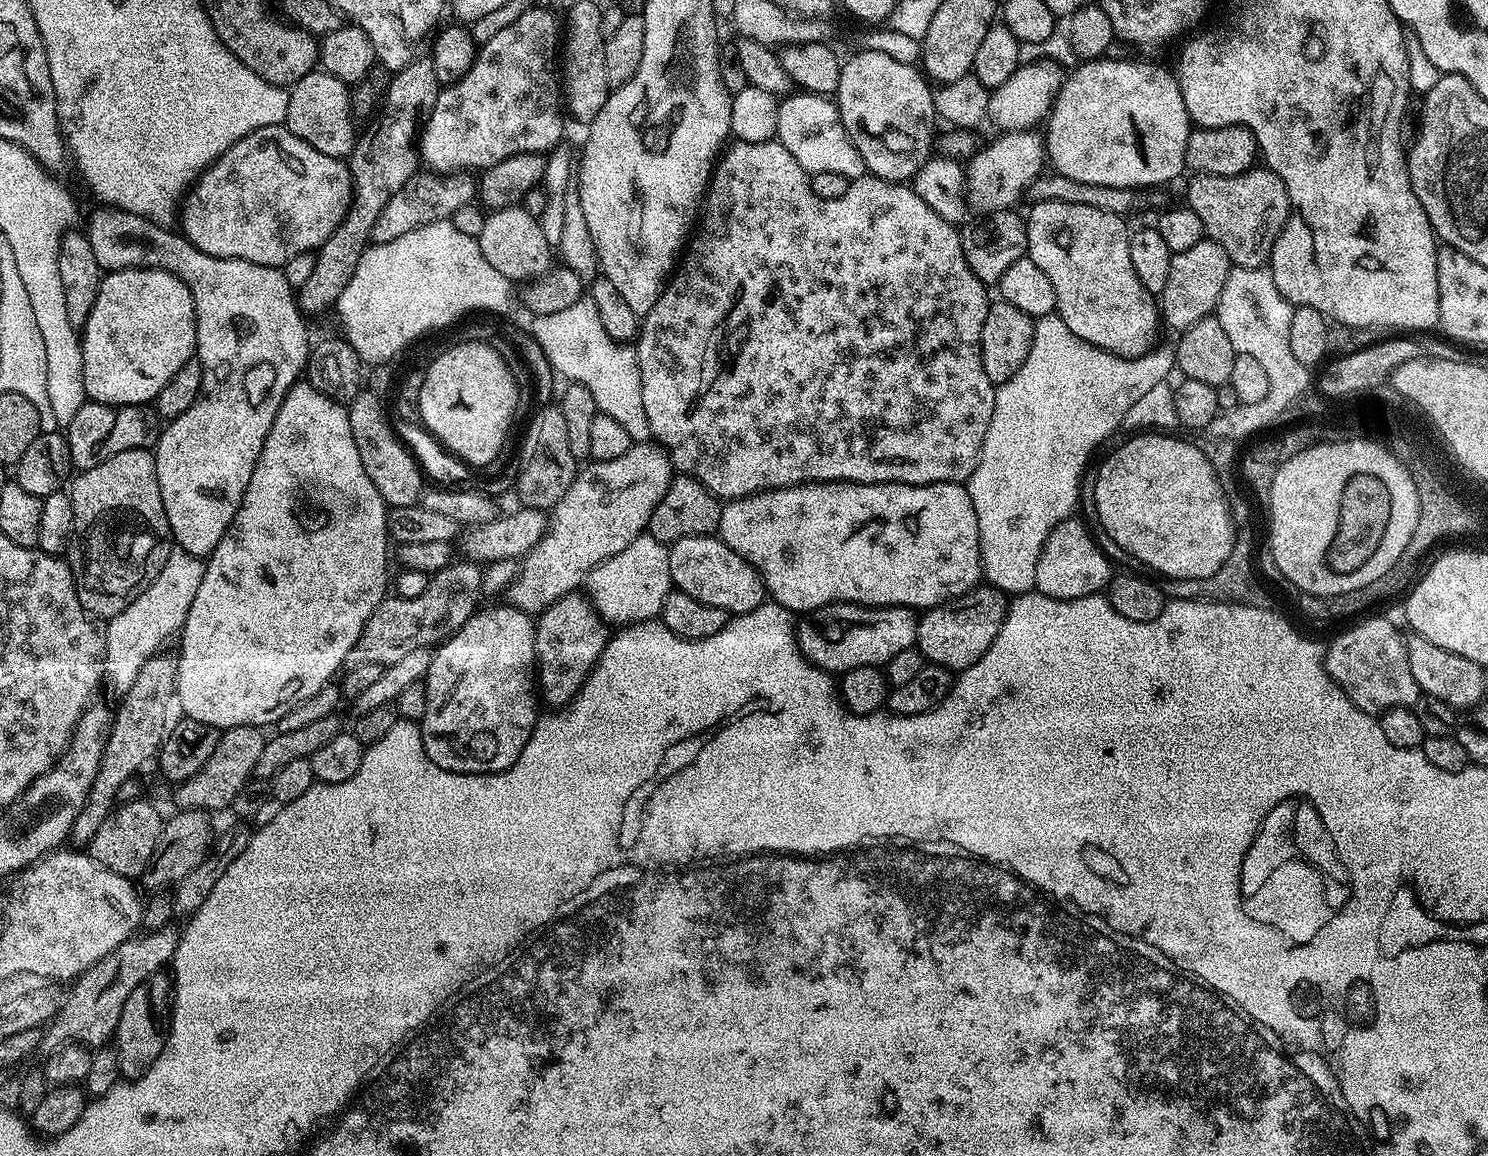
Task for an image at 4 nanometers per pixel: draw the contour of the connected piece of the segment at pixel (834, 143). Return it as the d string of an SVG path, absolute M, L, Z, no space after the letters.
M800 90L795 94L797 96L788 94L780 100L776 134L780 144L794 154L798 166L802 166L809 174L831 170L833 174L842 174L850 182L865 175L862 154L854 142L850 142L835 103L829 97L818 96L814 92Z

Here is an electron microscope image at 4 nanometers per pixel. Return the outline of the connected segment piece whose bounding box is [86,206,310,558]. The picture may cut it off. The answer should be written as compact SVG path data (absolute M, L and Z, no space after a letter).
M99 206L100 208L96 208L92 213L88 216L88 228L86 227L86 235L88 241L90 242L91 248L94 249L94 258L98 261L98 266L105 273L109 272L117 272L118 270L122 270L123 268L161 268L162 270L166 270L170 274L174 274L180 279L184 285L186 285L189 290L192 292L192 297L194 298L194 310L196 311L196 355L195 359L199 360L200 365L202 366L202 386L200 387L200 393L198 394L198 398L194 398L194 406L190 406L190 410L186 410L186 414L178 414L178 418L174 418L173 420L167 421L163 425L160 441L156 444L154 449L154 455L156 457L156 473L158 474L158 486L162 490L162 506L166 506L166 518L170 522L170 530L172 531L172 538L175 544L175 547L182 552L189 552L190 554L194 554L195 556L201 558L207 558L212 555L213 550L218 546L218 542L222 542L222 534L226 534L226 530L230 526L230 522L234 518L234 514L238 514L238 510L240 509L240 504L244 501L244 495L246 494L246 486L250 486L250 474L254 474L254 466L258 462L258 458L262 454L262 450L264 449L264 443L266 442L266 434L270 434L270 426L274 426L274 418L278 414L278 410L282 406L282 402L286 398L286 394L293 386L295 386L298 381L301 379L302 373L305 371L307 362L308 362L308 354L310 351L310 339L308 340L308 328L304 325L304 319L306 319L305 313L302 311L299 303L297 293L290 286L290 282L286 282L286 274L280 268L271 268L270 266L258 266L254 262L246 262L245 260L231 260L230 258L218 258L217 256L211 256L210 254L206 254L202 250L198 250L198 246L194 246L190 243L189 240L185 238L183 234L179 231L173 230L170 232L168 229L163 228L165 225L163 223L151 220L149 216L139 216L138 214L134 214L133 212L127 212L126 210L122 210L121 208L113 208L111 206Z

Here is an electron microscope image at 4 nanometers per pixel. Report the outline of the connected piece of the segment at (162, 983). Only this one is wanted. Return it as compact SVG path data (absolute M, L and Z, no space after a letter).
M158 971L139 984L130 993L130 998L126 998L114 1037L114 1051L120 1063L119 1075L125 1081L144 1076L146 1070L154 1066L158 1054L162 1054L166 1029L170 1023L170 997L173 991L173 981L163 971Z

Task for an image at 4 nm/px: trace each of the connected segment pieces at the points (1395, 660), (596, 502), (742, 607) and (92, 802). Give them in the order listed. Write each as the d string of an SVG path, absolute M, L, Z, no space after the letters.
M1371 616L1333 638L1324 653L1324 668L1354 706L1379 717L1391 708L1412 708L1422 693L1418 682L1414 682L1405 637L1400 637L1399 630L1386 617Z
M633 442L630 450L619 458L585 463L577 471L570 490L566 490L555 508L551 509L550 527L545 536L523 557L520 573L506 593L511 607L539 614L566 593L577 591L585 583L589 572L625 550L647 529L650 514L654 514L654 506L658 506L662 494L666 494L673 475L674 469L667 452L655 442Z
M715 535L682 538L671 544L668 554L675 591L690 594L690 598L698 598L698 602L706 606L718 606L718 610L726 610L729 614L749 612L765 603L764 581L755 568Z
M158 654L147 660L138 672L137 680L123 695L120 709L115 709L108 730L108 741L102 754L102 762L98 766L98 774L94 774L94 782L90 786L90 794L78 814L74 818L74 826L70 833L77 845L87 845L98 834L98 826L107 818L117 803L118 786L127 779L135 777L140 767L148 759L157 755L159 746L169 727L168 707L173 707L176 695L176 661L177 657Z

